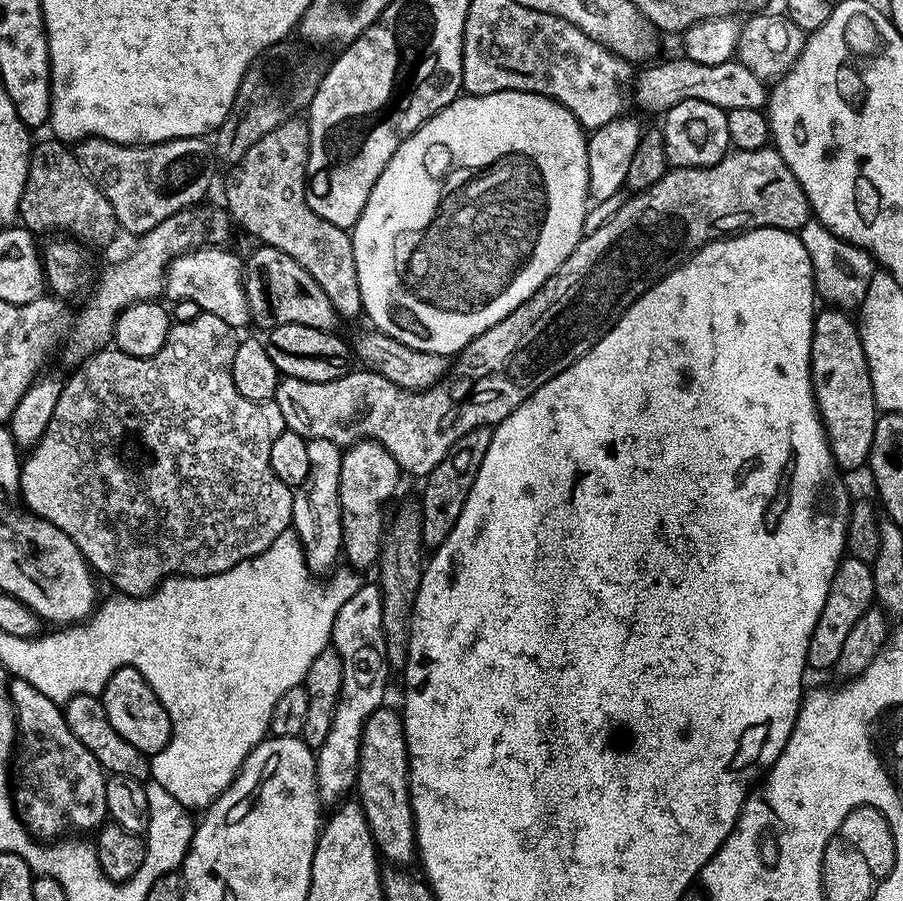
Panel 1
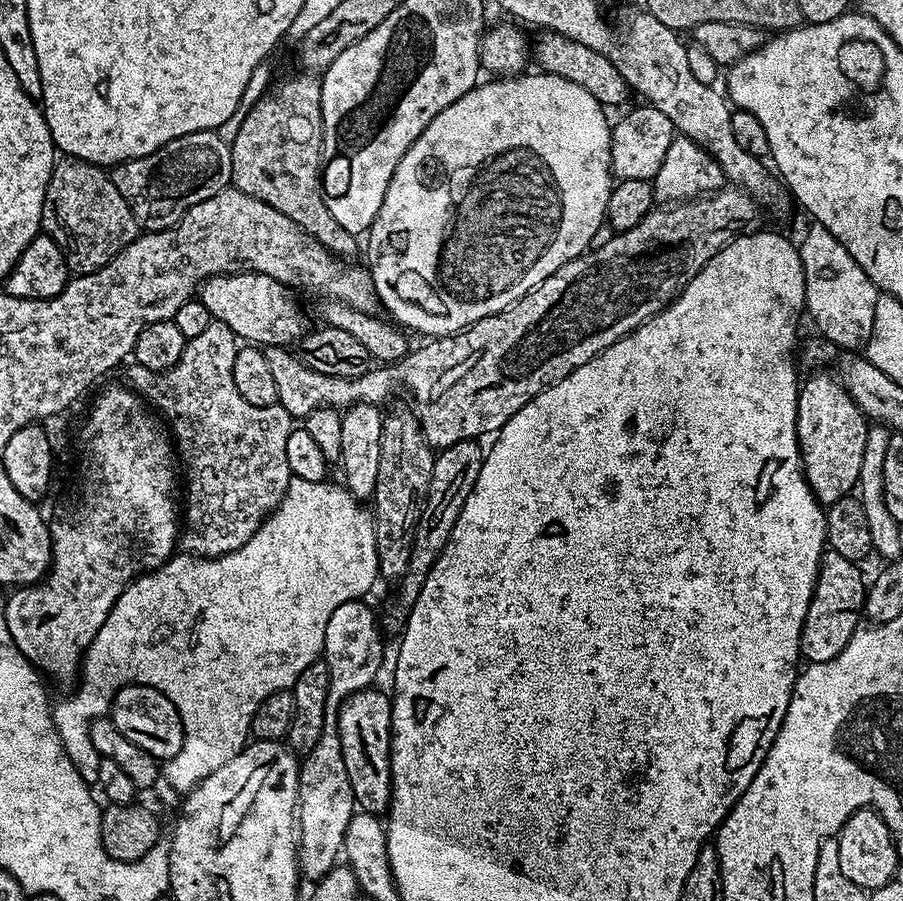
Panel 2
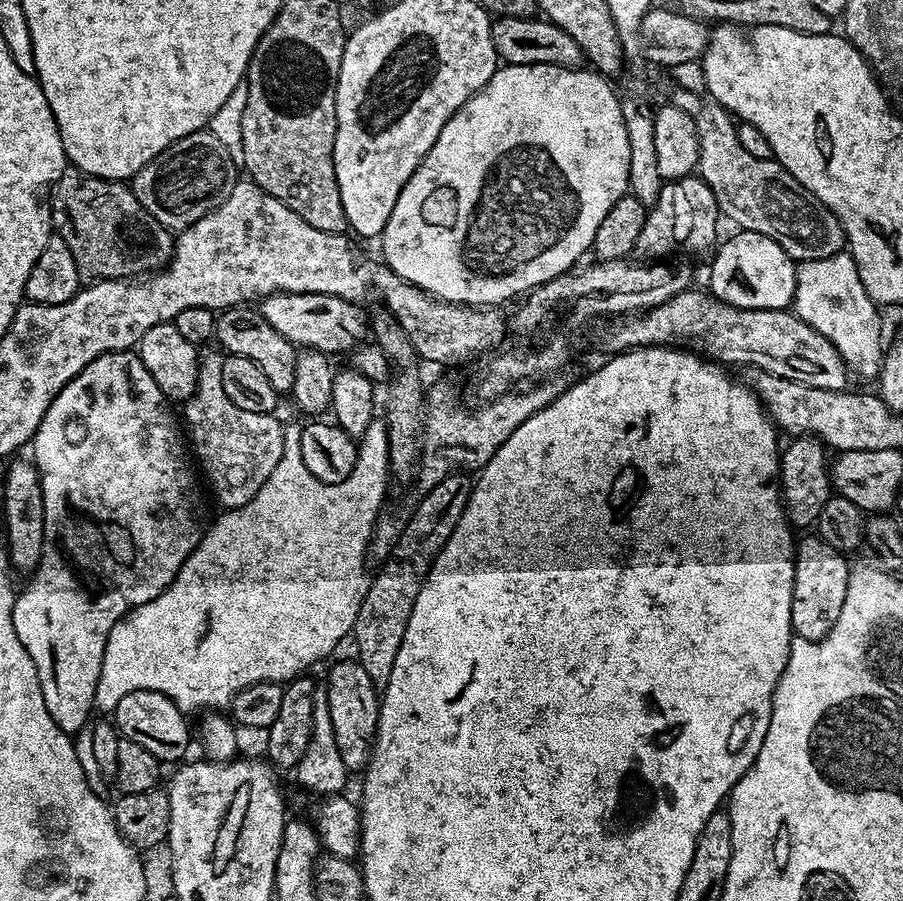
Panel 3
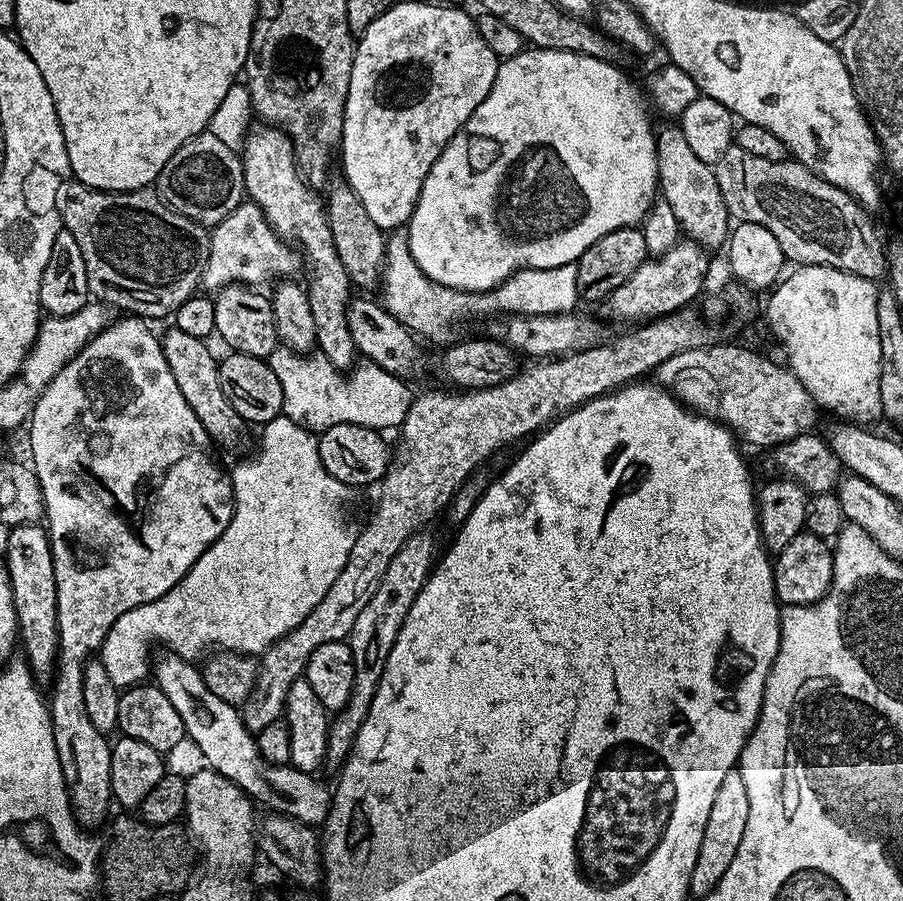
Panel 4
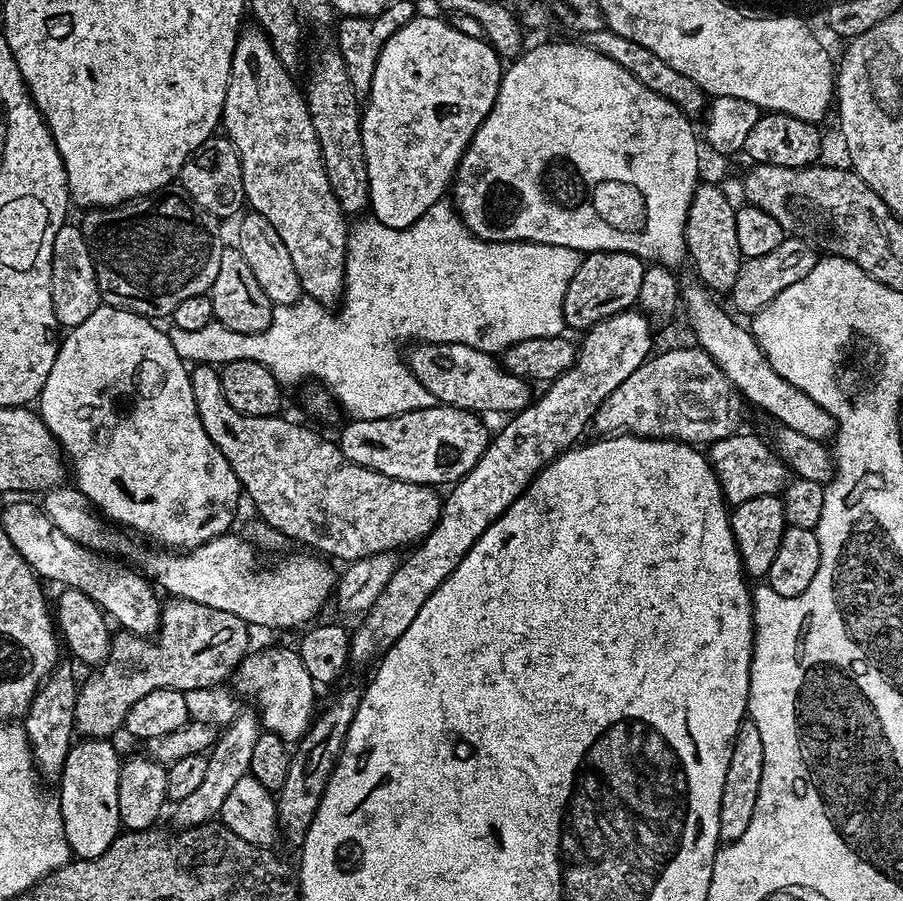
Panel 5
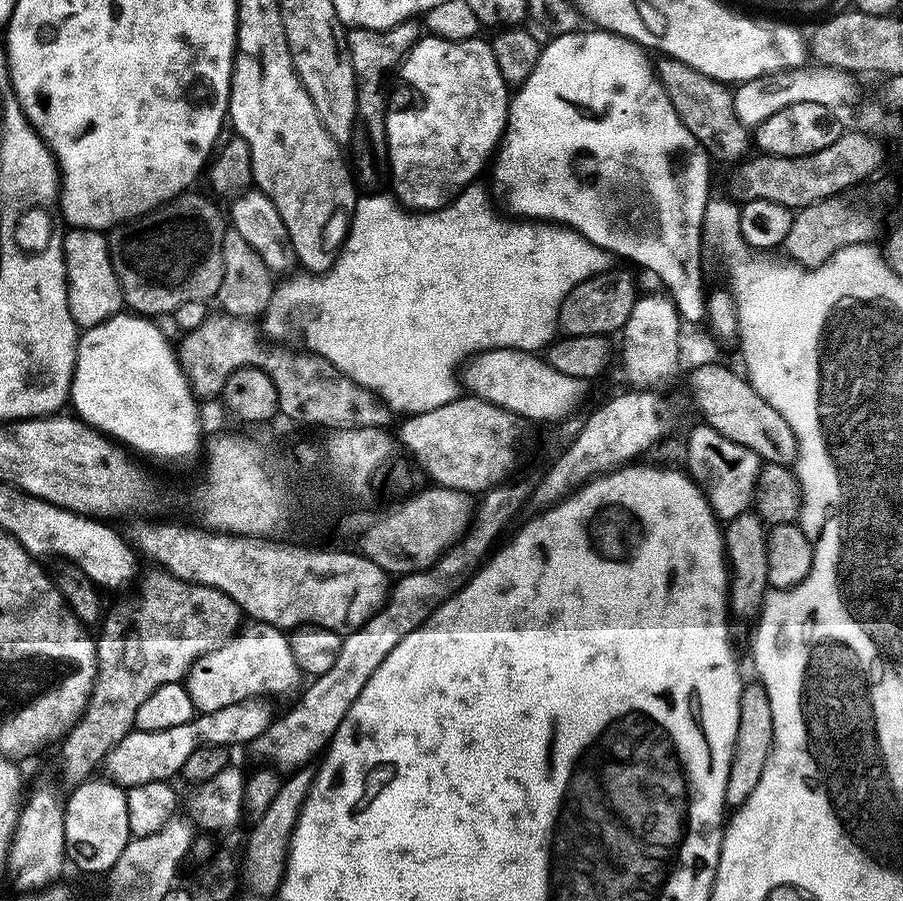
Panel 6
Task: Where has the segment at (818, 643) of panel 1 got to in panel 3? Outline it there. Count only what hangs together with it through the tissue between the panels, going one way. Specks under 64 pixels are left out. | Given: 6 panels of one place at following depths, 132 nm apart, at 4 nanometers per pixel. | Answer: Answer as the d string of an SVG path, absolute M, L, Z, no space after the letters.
M804 534L795 541L796 561L794 562L794 594L792 595L792 630L799 639L821 640L830 634L838 614L842 614L842 602L846 602L846 586L850 564L847 564L845 553L834 550L819 534Z

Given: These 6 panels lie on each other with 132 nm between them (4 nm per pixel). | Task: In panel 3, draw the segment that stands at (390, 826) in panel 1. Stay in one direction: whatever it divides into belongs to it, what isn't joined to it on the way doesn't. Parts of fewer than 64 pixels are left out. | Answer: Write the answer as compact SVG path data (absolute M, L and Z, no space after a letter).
M349 658L338 661L329 670L326 695L330 706L330 726L334 726L334 742L338 742L342 762L349 773L359 773L368 767L368 759L372 757L372 746L380 717L381 697L378 695L378 686L372 681L370 674L362 670L359 660Z

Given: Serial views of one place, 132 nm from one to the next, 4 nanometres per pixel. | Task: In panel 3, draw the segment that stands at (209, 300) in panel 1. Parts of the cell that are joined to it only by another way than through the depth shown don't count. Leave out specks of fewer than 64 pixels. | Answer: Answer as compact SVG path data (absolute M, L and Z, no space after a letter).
M278 292L274 296L265 296L259 301L258 311L261 316L266 318L266 322L270 322L270 326L274 326L274 330L278 330L278 334L282 334L282 338L286 338L290 344L299 346L304 350L314 352L322 352L325 354L333 354L332 352L351 353L353 350L365 343L366 333L369 331L370 324L362 313L361 305L351 304L337 296L330 294L310 294L309 292Z

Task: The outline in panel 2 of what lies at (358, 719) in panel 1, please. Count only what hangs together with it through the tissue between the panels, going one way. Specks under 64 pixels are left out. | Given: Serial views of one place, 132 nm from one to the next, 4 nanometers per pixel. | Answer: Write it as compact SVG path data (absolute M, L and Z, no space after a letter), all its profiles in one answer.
M363 599L342 602L330 622L326 622L324 652L336 652L327 657L331 668L330 690L326 694L326 726L322 726L322 738L308 756L299 761L300 781L296 795L296 818L298 821L298 843L296 865L305 881L315 882L337 867L344 850L346 830L357 811L354 790L350 790L350 778L346 778L346 762L342 762L342 746L338 738L338 714L342 702L350 694L363 688L373 687L380 663L384 660L384 640L377 613L364 605Z

